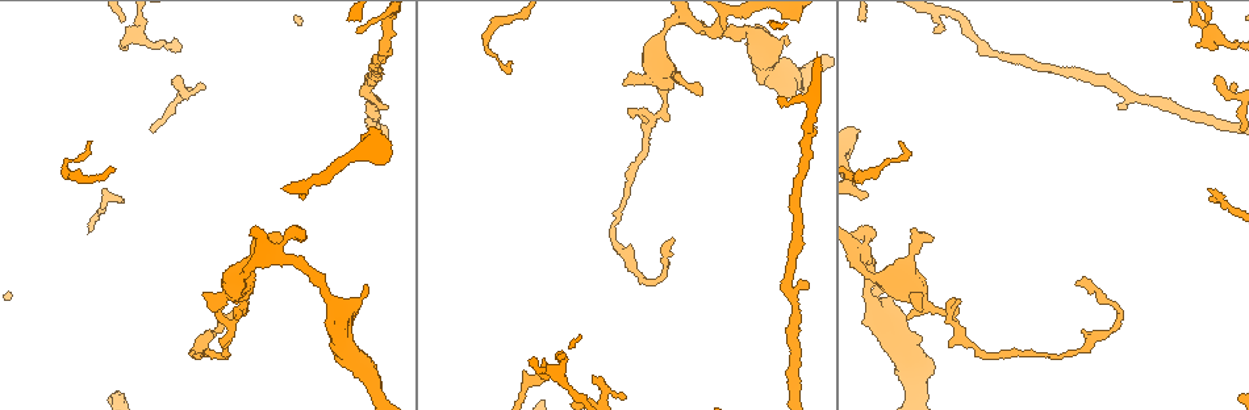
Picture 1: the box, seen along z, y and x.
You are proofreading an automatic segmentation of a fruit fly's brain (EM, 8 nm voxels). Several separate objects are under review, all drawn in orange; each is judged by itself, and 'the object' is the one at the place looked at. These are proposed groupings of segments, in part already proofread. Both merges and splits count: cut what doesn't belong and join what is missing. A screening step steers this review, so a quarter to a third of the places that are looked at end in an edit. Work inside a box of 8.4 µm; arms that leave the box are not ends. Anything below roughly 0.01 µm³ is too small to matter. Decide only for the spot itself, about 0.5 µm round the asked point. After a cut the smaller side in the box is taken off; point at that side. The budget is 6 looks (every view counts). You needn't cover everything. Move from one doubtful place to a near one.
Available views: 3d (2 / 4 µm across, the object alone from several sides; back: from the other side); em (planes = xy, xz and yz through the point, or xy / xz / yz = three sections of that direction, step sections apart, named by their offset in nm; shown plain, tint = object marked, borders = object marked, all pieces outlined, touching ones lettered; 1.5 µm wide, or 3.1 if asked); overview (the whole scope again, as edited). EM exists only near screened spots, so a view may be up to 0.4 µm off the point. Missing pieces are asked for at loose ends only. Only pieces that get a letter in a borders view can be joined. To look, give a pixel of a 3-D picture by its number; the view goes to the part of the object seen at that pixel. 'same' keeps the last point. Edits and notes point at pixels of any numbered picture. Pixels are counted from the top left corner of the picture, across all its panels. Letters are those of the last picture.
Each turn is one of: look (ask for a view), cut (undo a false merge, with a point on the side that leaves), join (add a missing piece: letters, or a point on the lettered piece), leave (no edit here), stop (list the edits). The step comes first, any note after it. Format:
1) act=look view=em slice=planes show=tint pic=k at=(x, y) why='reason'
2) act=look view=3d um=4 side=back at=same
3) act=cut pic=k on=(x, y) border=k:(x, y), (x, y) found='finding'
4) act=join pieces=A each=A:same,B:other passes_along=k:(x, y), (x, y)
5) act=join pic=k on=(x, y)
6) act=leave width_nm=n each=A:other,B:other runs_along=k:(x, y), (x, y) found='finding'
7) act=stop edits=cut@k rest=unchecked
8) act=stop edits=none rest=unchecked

act=look view=em slice=planes show=borders pic=1 at=(809, 285) why='free end'

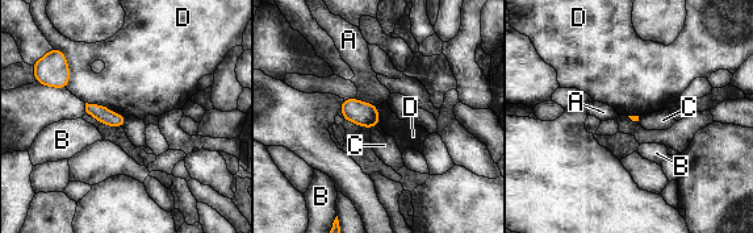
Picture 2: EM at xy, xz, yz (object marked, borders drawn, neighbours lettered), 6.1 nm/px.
act=leave each=A:other,B:other,C:other,D:other border=2:(86, 102), (104, 104), (126, 116) found='no lettered piece goes on from it'

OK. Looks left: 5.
act=look view=em slice=planes show=borders pic=1 at=(652, 120) why='thick turns thin'

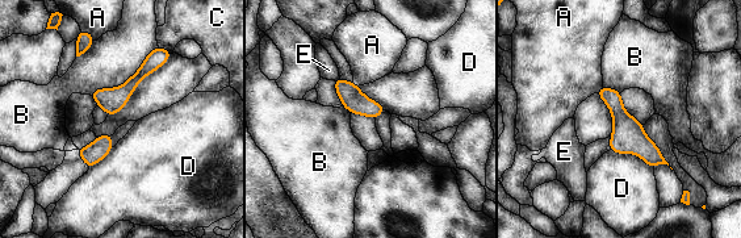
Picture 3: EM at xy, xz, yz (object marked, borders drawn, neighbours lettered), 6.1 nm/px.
act=leave each=A:other,B:other,C:other,D:other,E:other border=3:(608, 150), (636, 154), (653, 170) found='one cell here'

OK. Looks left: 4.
act=look view=3d um=2 pic=1 at=(865, 237) why='abrupt turn'

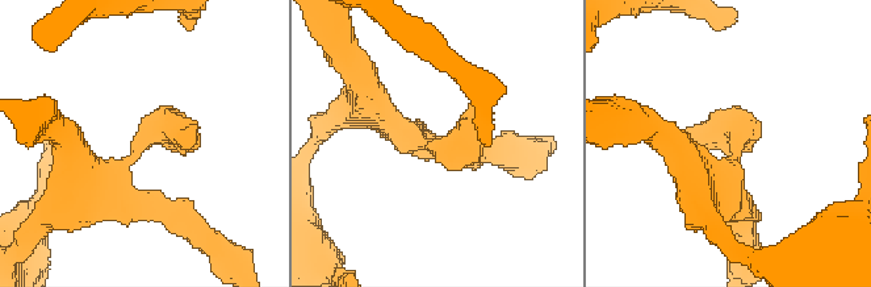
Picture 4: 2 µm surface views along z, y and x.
act=look view=em slice=planes show=borders pic=4 at=(430, 147)

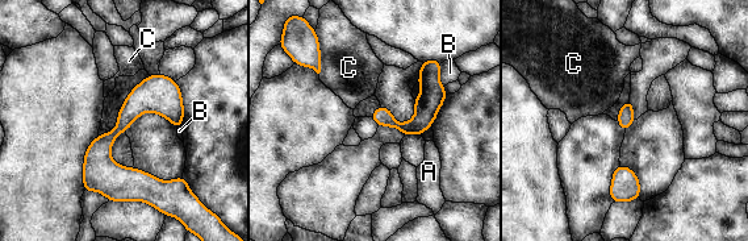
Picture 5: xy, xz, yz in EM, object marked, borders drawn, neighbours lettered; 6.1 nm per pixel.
act=leave width_nm=100 longest_contact=C:180nm each=A:other,B:other,C:other found='all the same cell'

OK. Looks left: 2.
act=stop edits=none rest=unchecked

